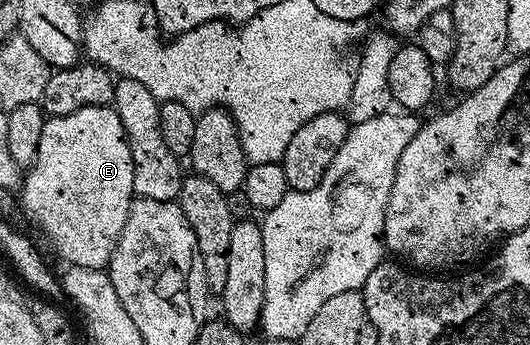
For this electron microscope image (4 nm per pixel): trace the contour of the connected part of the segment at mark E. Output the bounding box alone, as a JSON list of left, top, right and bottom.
[18,105,134,269]

